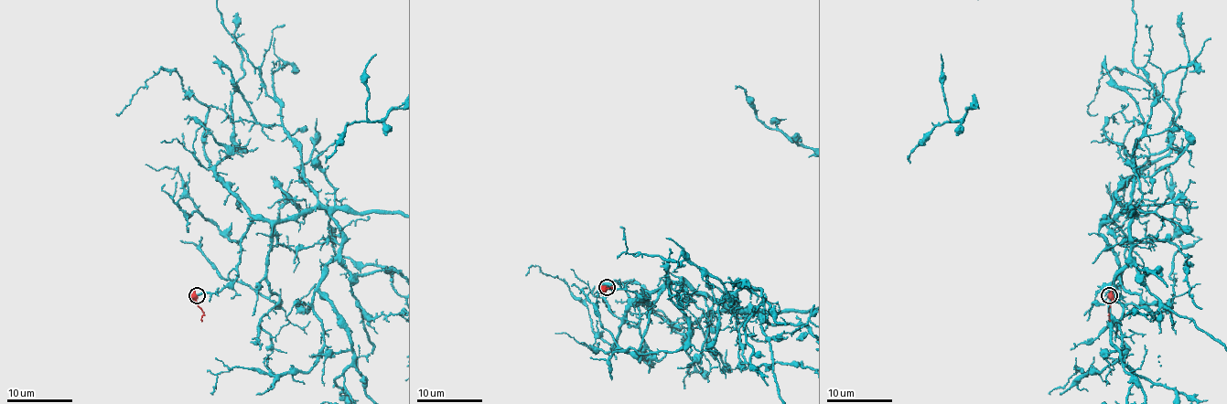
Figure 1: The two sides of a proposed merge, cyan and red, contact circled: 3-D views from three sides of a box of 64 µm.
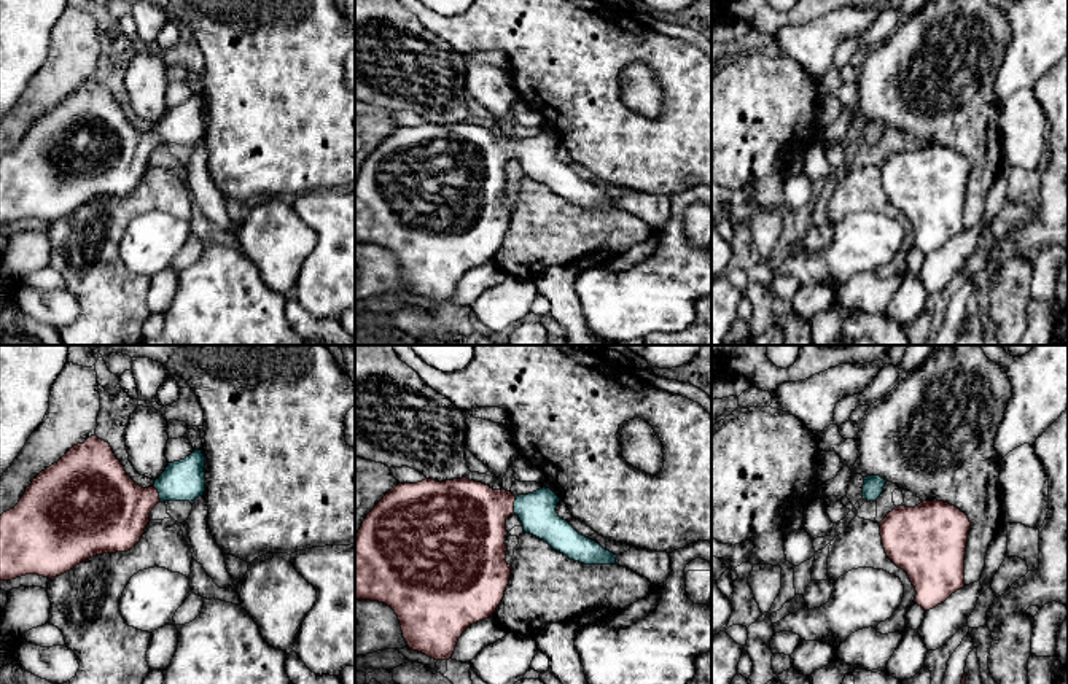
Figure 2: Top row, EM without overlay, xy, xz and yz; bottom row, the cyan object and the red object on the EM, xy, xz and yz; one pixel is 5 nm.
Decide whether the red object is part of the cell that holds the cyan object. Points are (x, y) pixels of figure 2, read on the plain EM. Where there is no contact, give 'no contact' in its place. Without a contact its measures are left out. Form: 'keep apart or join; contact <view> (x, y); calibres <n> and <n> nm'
join; contact xy (158, 136); calibres 200 and 360 nm

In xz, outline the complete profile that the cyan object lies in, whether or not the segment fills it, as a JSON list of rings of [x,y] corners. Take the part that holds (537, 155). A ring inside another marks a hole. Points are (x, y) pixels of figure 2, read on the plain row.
[[[476,124],[398,127],[366,159],[355,180],[355,243],[390,250],[409,293],[435,304],[449,304],[462,277],[497,255],[509,227],[506,162],[516,157],[530,177],[570,204],[584,208],[618,208],[613,196],[579,178],[559,161],[560,142],[551,132],[514,140]]]

